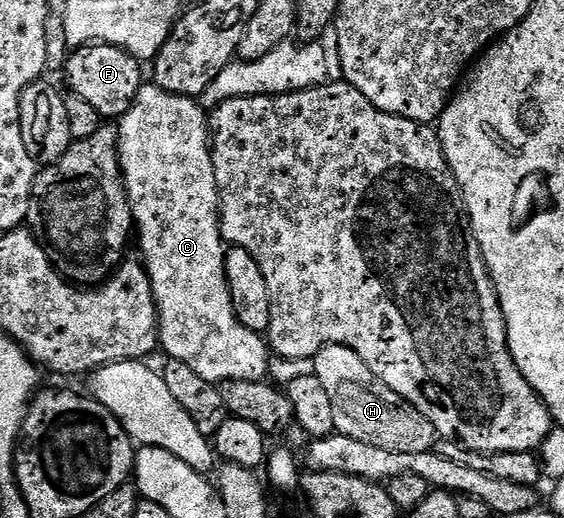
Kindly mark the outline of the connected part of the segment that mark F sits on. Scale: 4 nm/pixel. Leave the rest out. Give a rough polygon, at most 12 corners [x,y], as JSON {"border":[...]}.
{"border":[[122,47],[73,49],[67,89],[101,119],[123,118],[142,62]]}

